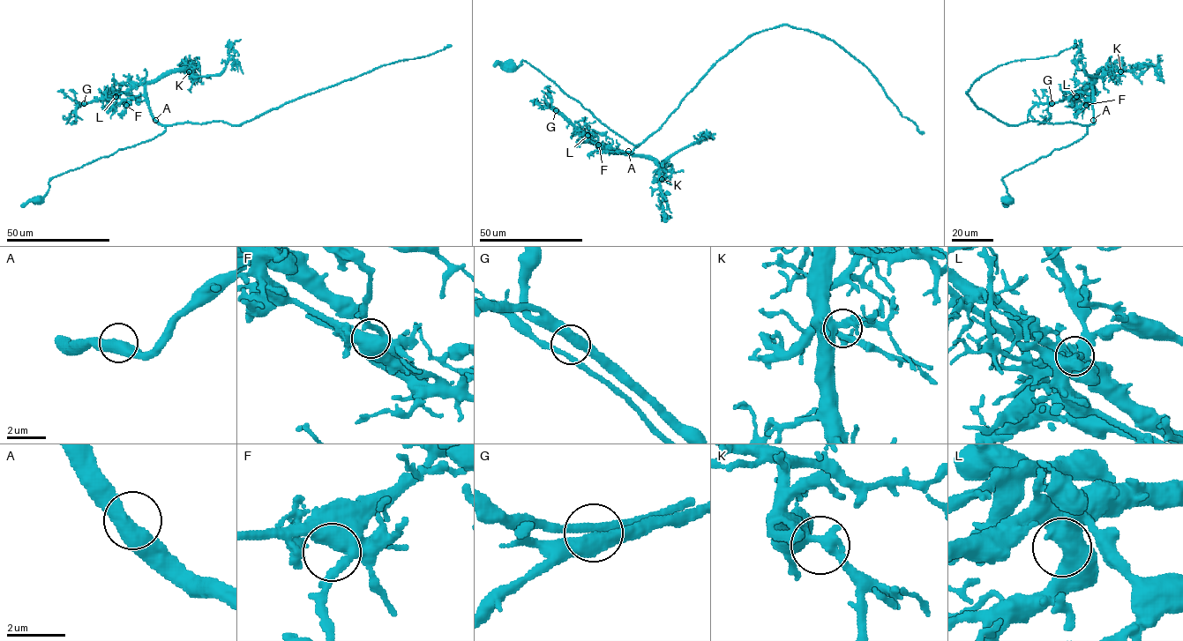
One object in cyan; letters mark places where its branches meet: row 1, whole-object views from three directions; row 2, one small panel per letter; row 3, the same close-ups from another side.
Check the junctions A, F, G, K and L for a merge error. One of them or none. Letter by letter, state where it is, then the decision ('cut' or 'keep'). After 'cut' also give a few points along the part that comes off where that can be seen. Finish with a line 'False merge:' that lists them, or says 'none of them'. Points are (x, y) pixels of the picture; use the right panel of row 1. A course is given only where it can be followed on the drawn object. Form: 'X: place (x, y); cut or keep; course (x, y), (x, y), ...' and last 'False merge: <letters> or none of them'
A: place (1093, 120); keep
F: place (1086, 105); keep
G: place (1051, 103); keep
K: place (1120, 71); keep
L: place (1076, 96); keep
False merge: none of them

